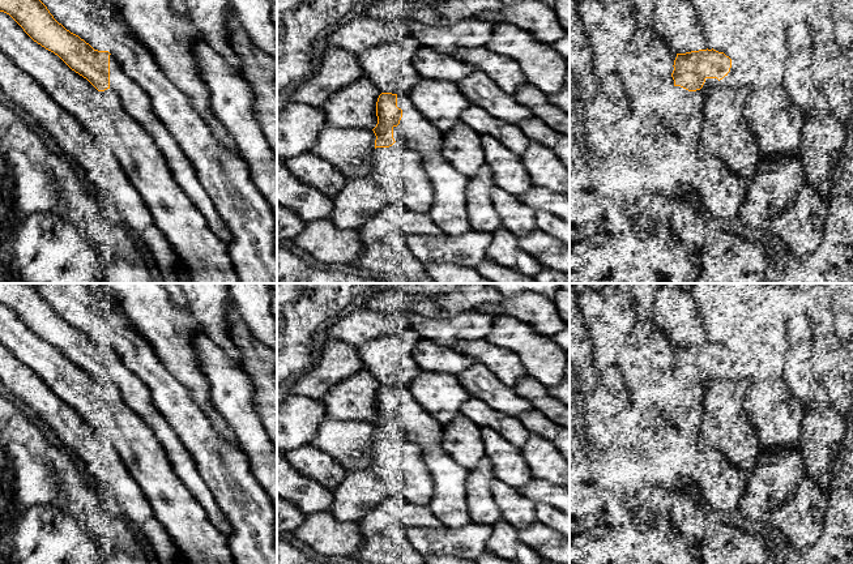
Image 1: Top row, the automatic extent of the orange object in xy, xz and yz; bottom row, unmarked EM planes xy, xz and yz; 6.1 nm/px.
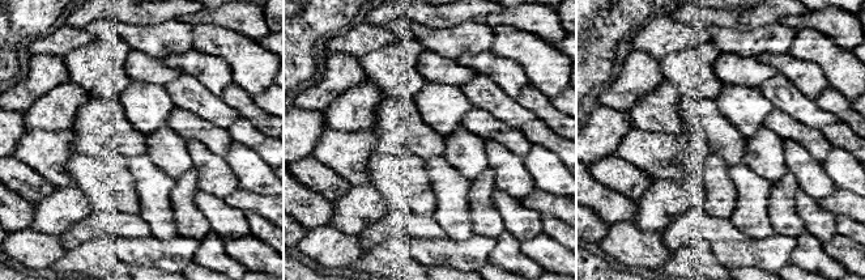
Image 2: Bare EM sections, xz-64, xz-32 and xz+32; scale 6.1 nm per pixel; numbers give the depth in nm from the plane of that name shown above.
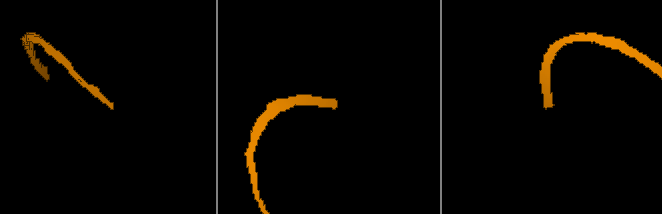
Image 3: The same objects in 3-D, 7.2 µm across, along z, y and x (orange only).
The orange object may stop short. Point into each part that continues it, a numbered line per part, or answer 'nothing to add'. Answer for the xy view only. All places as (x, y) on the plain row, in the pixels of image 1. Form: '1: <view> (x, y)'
1: xy (135, 392)

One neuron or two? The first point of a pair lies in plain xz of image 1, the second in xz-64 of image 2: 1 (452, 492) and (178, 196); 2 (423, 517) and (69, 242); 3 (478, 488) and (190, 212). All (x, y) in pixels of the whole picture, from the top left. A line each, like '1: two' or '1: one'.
1: two
2: one
3: one

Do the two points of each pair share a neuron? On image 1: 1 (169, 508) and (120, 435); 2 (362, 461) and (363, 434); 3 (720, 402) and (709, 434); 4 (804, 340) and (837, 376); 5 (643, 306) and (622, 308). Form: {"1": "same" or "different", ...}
{"1": "same", "2": "same", "3": "same", "4": "different", "5": "different"}

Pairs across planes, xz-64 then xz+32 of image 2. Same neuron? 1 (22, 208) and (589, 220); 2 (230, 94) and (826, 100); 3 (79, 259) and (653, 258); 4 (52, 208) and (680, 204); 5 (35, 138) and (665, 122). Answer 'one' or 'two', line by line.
1: two
2: one
3: two
4: one
5: two

